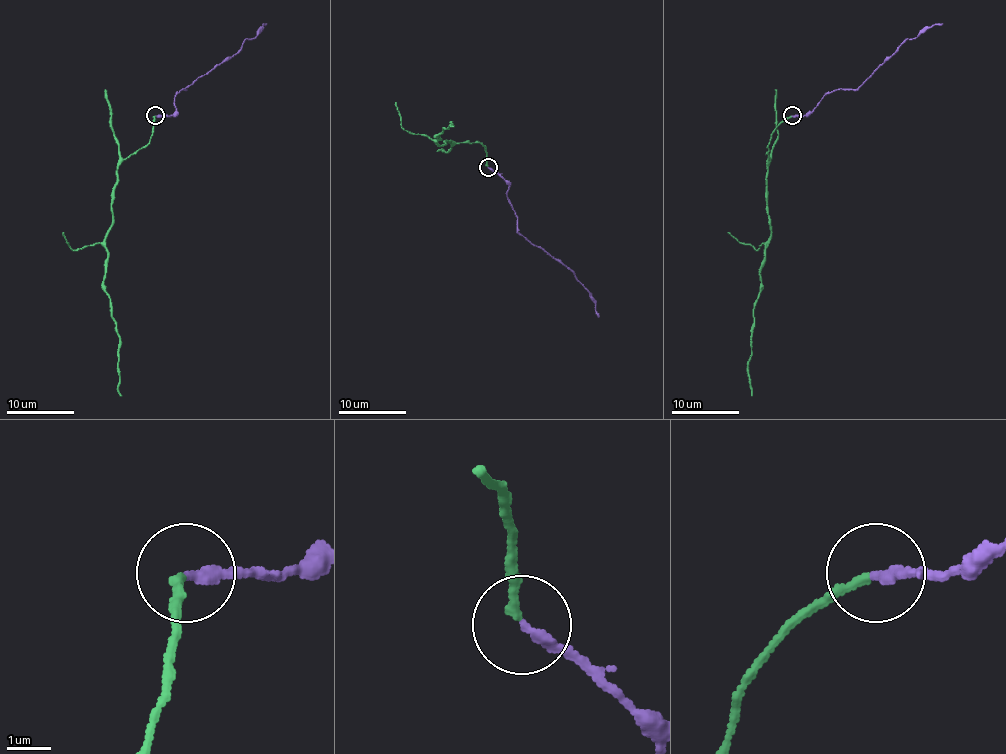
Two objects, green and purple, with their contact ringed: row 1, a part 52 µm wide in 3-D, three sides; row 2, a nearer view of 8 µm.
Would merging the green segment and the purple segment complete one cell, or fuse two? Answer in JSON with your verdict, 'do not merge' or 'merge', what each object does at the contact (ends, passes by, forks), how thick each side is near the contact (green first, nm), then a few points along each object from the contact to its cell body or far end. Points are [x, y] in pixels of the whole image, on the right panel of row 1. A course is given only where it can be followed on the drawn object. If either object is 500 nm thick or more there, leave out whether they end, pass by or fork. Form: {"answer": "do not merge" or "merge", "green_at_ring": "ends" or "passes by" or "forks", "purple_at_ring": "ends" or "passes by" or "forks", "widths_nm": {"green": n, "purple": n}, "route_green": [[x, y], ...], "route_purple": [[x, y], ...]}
{"answer": "merge", "green_at_ring": "ends", "purple_at_ring": "ends", "widths_nm": {"green": 200, "purple": 240}, "route_green": [[792, 115], [770, 140], [770, 233], [753, 311], [751, 395]], "route_purple": [[792, 115], [807, 113], [827, 93], [856, 90], [907, 39], [915, 39], [935, 24], [942, 24]]}

